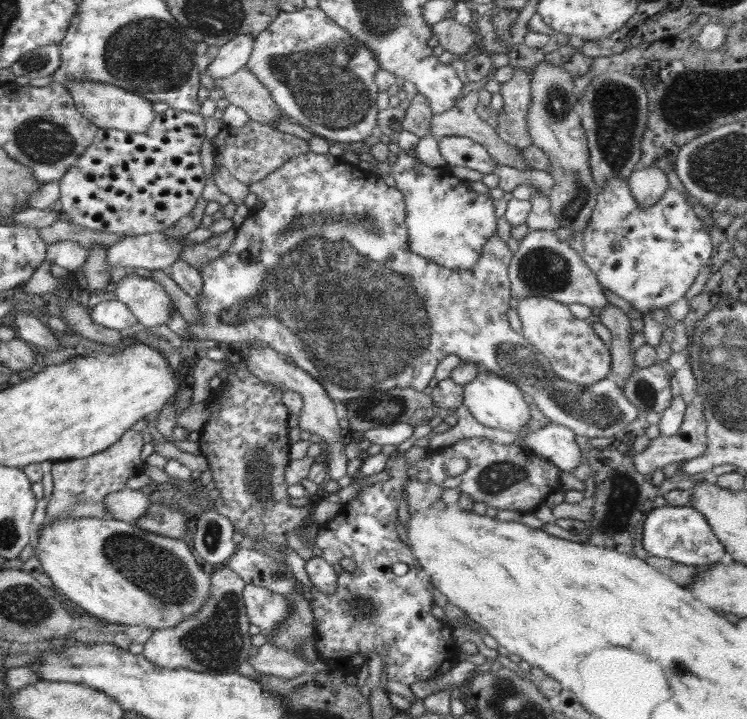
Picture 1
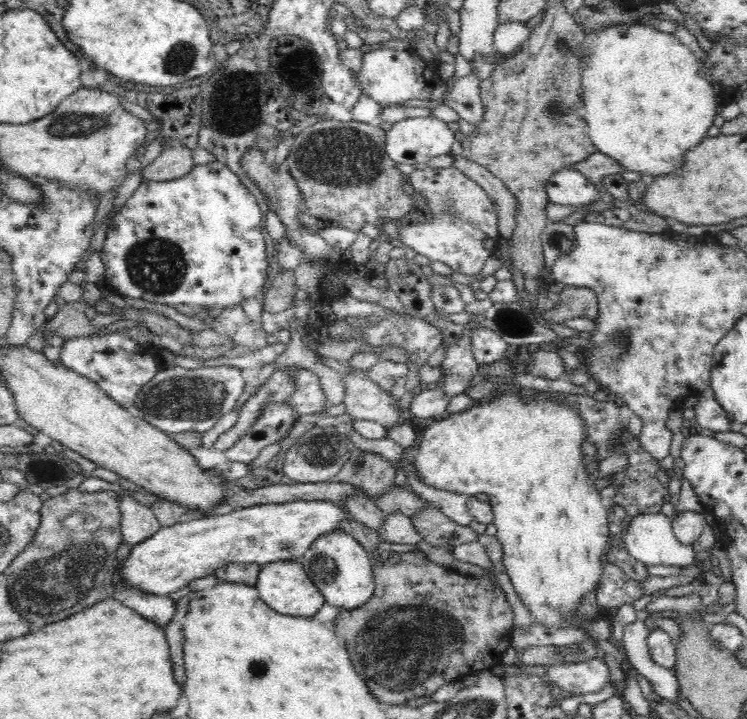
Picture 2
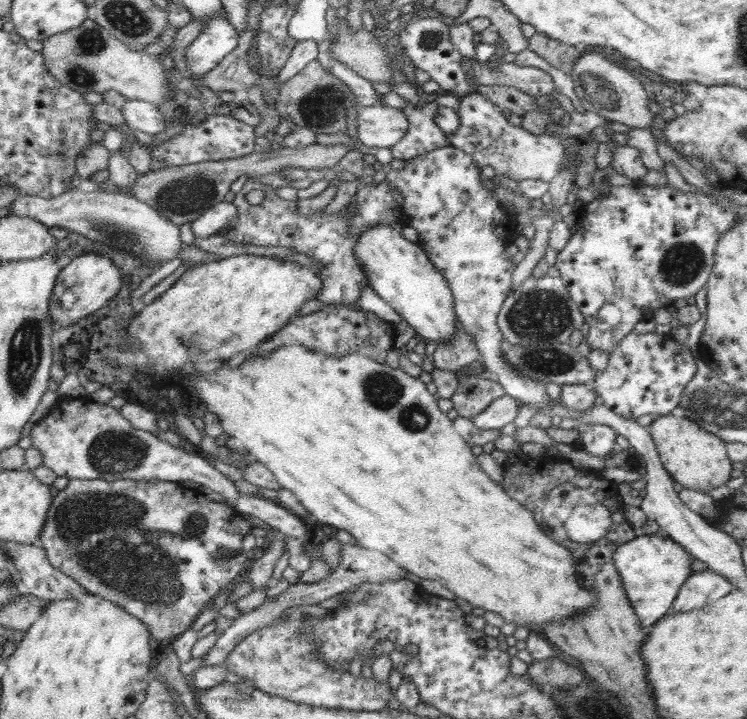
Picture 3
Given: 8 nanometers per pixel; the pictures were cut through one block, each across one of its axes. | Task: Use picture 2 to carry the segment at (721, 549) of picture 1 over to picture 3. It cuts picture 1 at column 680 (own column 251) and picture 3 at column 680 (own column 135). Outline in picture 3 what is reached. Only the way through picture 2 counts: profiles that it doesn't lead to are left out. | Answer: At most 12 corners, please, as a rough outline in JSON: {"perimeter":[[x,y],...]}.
{"perimeter":[[644,535],[612,559],[634,614],[650,629],[692,574],[691,555]]}

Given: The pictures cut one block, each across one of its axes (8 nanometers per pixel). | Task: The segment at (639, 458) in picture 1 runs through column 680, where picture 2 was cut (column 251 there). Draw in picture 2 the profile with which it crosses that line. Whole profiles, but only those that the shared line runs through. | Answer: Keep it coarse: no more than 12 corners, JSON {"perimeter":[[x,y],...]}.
{"perimeter":[[286,401],[266,403],[245,435],[224,451],[250,464],[296,423]]}

